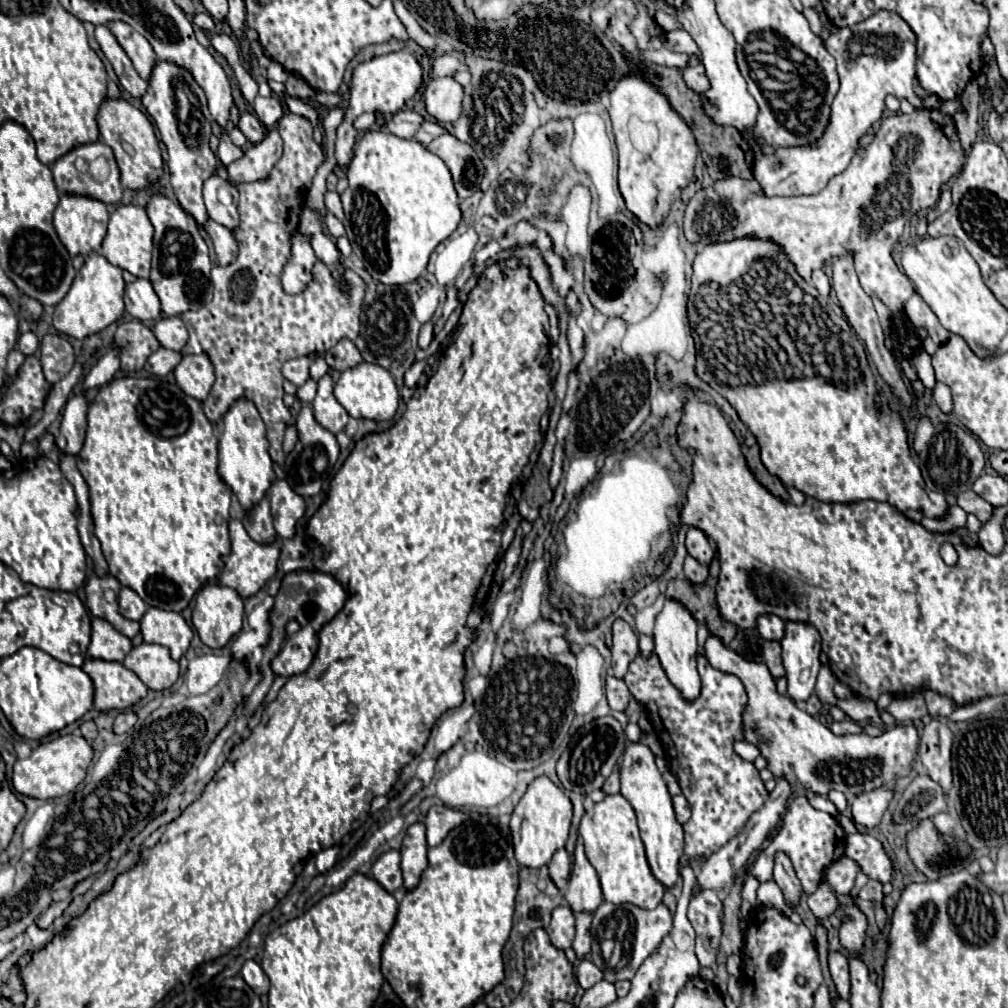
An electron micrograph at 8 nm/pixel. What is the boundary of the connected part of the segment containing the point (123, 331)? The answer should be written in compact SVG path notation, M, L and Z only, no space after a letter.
M140 321L120 323L114 333L114 345L120 349L120 371L124 373L140 371L148 355L160 347L154 333Z

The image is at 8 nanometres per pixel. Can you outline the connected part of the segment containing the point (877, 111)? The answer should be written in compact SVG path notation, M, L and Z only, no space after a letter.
M878 11L858 25L838 29L824 45L836 59L836 71L840 77L840 89L830 107L830 121L822 137L814 143L800 147L776 147L756 153L754 177L768 197L820 193L834 175L842 173L850 165L862 135L880 121L886 109L886 95L894 95L896 99L920 99L914 91L916 37L898 13Z

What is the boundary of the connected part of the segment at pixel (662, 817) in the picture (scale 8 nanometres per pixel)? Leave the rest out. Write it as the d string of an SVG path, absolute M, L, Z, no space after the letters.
M630 743L624 751L624 761L620 767L620 783L622 797L632 805L638 817L640 837L646 847L646 859L652 869L652 875L664 885L664 889L672 889L680 879L680 857L684 855L684 831L676 821L672 797L666 789L666 781L662 779L652 751L642 743Z

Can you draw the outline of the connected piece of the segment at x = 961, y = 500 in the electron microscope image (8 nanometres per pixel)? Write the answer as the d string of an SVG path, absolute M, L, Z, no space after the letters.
M972 489L964 491L958 495L958 505L966 511L966 513L972 513L976 515L982 523L986 523L990 519L990 513L992 513L992 507L982 501L982 497L976 497L976 493Z

